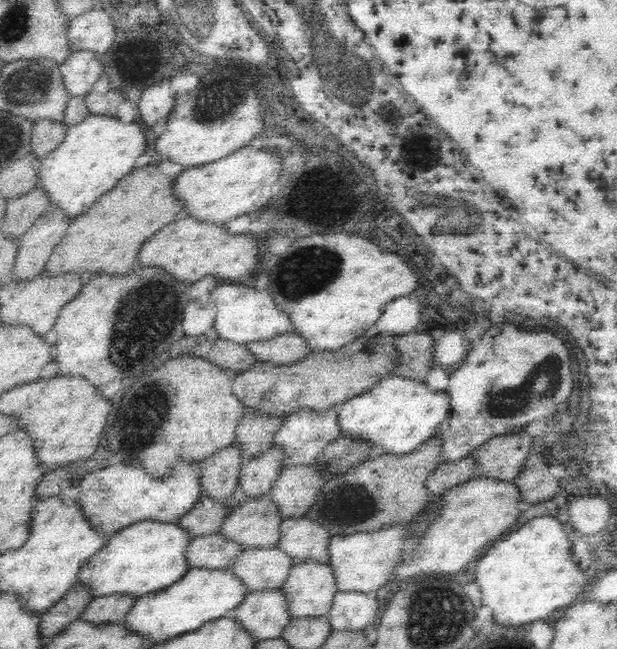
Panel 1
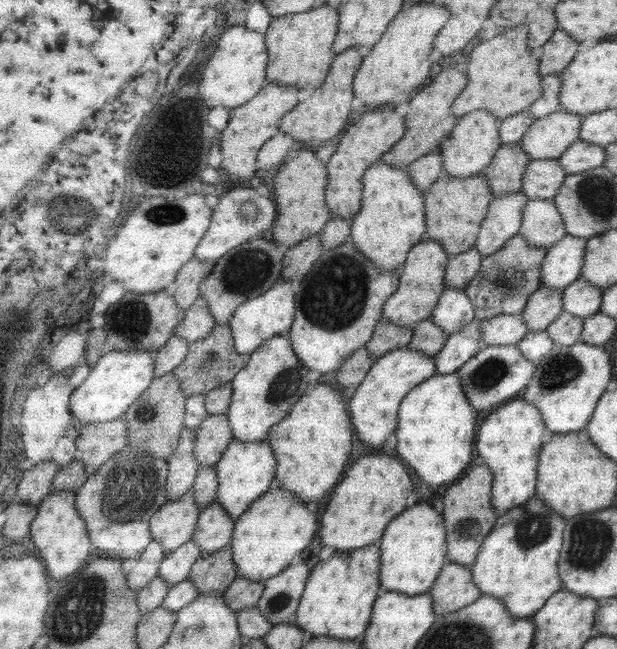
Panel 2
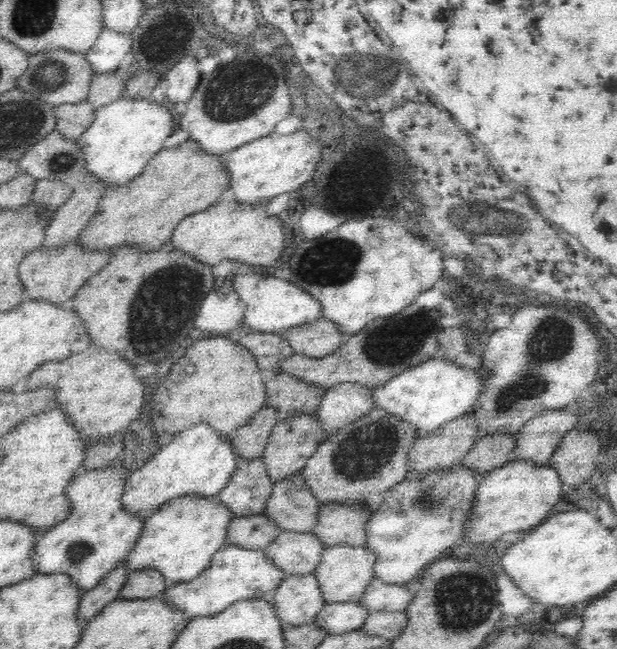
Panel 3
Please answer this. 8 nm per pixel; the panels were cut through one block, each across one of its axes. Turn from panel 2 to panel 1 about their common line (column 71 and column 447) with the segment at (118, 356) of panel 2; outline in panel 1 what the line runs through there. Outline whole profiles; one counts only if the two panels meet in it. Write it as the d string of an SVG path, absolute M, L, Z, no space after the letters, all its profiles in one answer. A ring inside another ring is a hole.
M388 375L364 394L344 402L340 408L340 424L342 434L350 434L355 438L364 438L378 446L384 454L410 454L423 443L435 437L436 430L448 418L452 408L452 397L446 390L432 390L426 381L402 375Z

